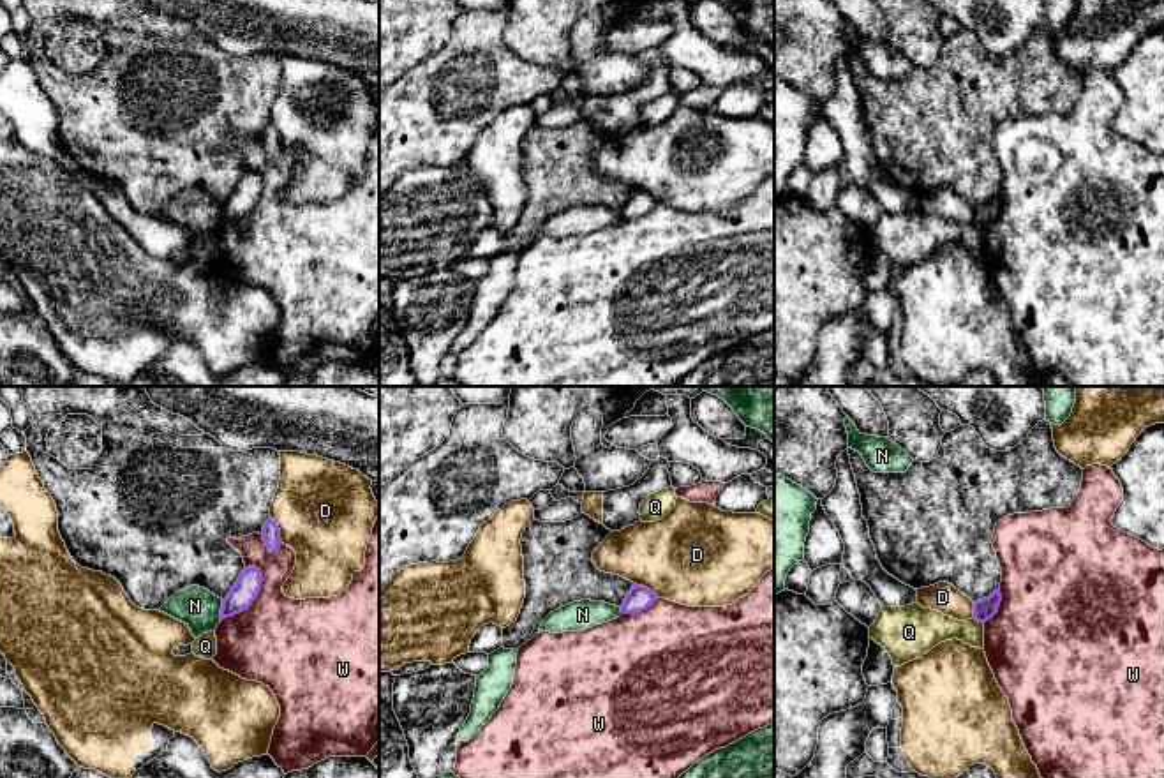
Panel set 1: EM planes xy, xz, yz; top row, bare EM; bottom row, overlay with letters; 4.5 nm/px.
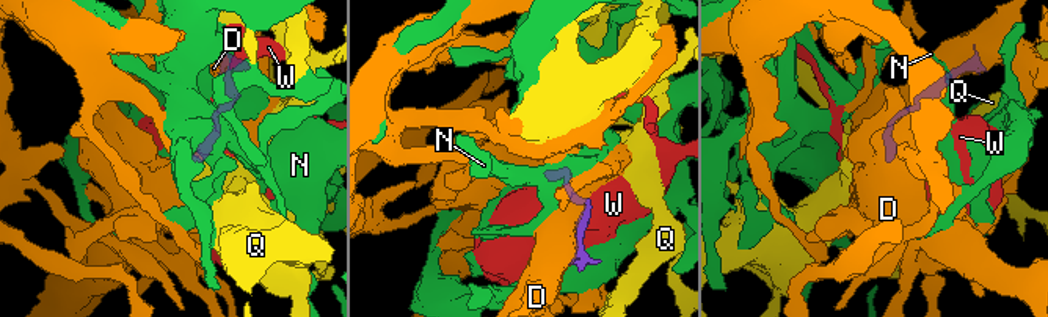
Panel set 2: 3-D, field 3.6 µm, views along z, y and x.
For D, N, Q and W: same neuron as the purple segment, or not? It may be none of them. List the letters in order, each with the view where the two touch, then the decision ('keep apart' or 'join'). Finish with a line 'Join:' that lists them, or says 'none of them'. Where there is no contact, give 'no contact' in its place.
D: xy | keep apart
N: xy | keep apart
Q: yz | keep apart
W: xy | keep apart
Join: none of them

